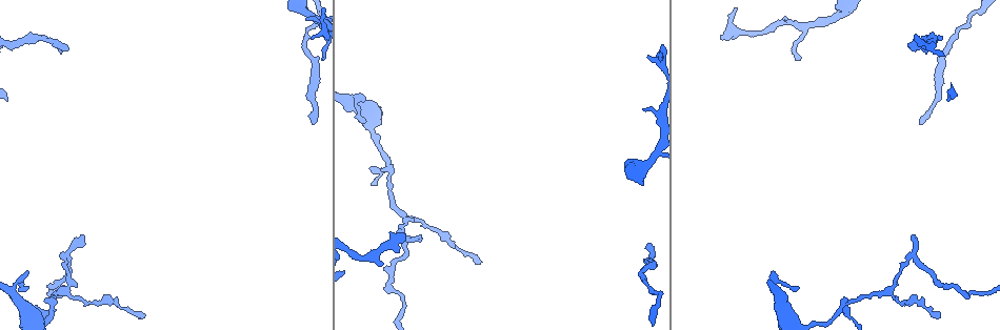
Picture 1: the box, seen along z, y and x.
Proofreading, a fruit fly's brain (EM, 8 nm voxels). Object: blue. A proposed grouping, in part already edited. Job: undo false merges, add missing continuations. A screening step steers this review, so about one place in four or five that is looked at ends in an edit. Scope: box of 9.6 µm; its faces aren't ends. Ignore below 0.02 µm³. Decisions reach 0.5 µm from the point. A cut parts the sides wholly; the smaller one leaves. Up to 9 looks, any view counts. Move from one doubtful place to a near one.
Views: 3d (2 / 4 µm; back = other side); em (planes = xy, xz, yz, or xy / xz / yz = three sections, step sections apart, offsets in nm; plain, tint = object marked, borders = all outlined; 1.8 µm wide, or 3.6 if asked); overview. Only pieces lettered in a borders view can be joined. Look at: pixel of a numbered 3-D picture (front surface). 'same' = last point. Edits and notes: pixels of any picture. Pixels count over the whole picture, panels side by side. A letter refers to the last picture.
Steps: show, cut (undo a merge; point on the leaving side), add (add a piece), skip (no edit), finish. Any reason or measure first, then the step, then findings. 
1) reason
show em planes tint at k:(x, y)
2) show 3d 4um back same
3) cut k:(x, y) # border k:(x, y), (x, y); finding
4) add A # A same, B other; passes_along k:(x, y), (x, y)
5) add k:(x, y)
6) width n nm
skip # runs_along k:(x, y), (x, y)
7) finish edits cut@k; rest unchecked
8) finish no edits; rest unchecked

abrupt turn
show 3d 2um at 1:(387, 164)

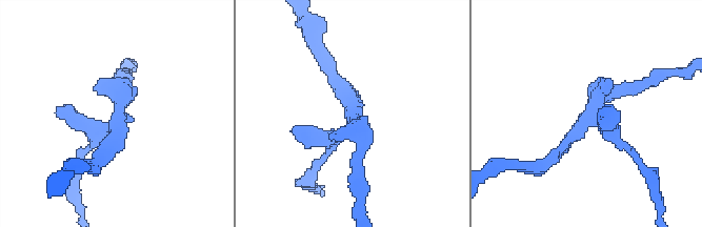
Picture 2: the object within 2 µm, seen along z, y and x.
show em 3.6um xy step 4 borders at 2:(354, 118)

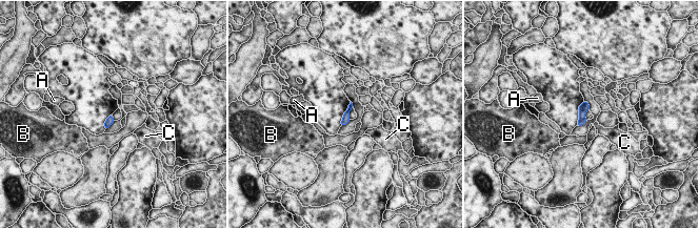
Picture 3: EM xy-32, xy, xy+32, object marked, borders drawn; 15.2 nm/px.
show em 3.6um planes borders same

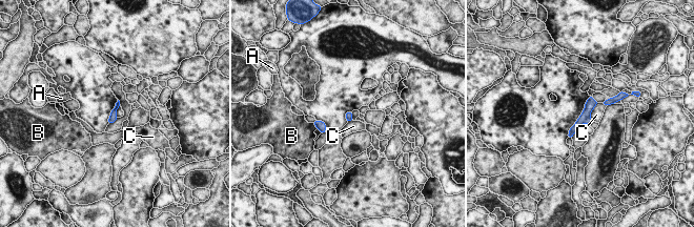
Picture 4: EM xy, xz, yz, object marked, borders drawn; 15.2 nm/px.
width 100 nm
skip # A other, B other, C other; border 4:(598, 103), (590, 115), (593, 121); one neuron here

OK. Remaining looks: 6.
abrupt turn
show 3d 2um at 1:(912, 257)

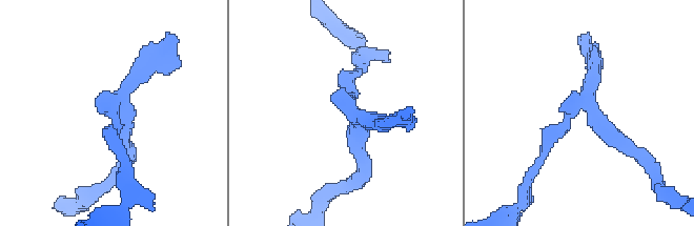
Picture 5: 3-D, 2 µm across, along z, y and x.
show em 3.6um planes borders at 5:(351, 116)

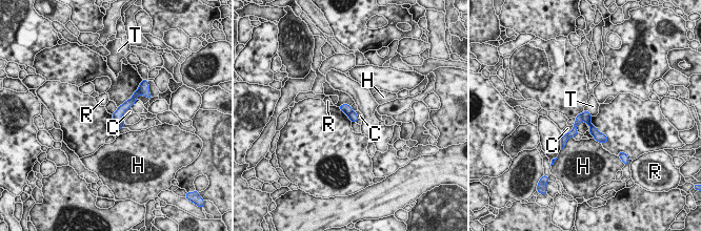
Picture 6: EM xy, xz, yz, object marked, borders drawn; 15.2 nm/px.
width 140 nm; longest_contact C 260 nm
cut 6:(353, 117) # C other, H other, R other, T other; a second neuron is stuck on

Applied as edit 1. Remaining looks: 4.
thin end
show 3d 2um back at 1:(912, 50)

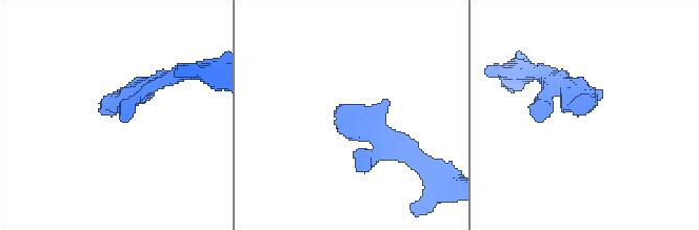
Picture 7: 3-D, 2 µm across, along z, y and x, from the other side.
shape alone is not enough
show em xy step 16 tint at 7:(101, 106)

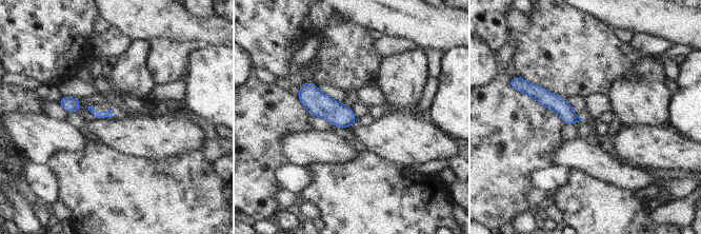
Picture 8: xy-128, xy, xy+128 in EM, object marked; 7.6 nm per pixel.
what lies round it
show em xy step 16 borders same

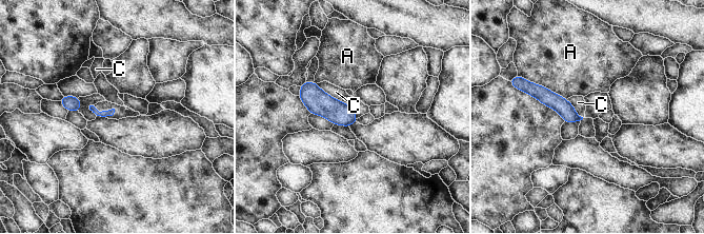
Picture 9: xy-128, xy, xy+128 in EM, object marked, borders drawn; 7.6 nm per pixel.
skip # A other, C other; border 9:(316, 83), (332, 96), (346, 102); no lettered piece goes on from it

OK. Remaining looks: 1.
finish edits cut@6; rest unchecked

